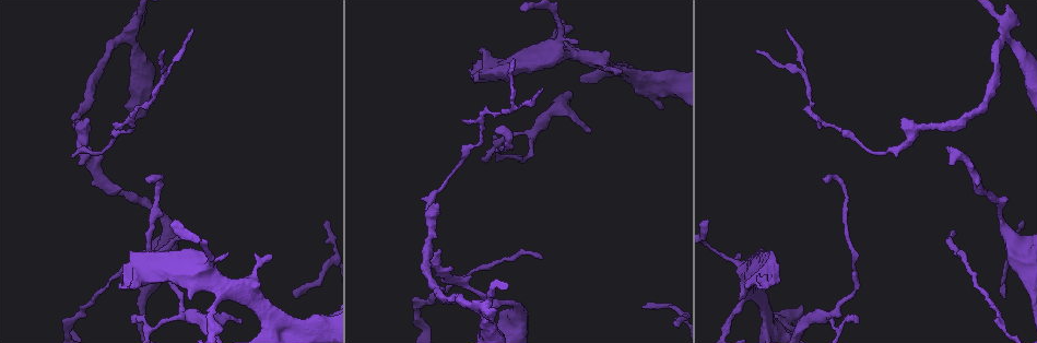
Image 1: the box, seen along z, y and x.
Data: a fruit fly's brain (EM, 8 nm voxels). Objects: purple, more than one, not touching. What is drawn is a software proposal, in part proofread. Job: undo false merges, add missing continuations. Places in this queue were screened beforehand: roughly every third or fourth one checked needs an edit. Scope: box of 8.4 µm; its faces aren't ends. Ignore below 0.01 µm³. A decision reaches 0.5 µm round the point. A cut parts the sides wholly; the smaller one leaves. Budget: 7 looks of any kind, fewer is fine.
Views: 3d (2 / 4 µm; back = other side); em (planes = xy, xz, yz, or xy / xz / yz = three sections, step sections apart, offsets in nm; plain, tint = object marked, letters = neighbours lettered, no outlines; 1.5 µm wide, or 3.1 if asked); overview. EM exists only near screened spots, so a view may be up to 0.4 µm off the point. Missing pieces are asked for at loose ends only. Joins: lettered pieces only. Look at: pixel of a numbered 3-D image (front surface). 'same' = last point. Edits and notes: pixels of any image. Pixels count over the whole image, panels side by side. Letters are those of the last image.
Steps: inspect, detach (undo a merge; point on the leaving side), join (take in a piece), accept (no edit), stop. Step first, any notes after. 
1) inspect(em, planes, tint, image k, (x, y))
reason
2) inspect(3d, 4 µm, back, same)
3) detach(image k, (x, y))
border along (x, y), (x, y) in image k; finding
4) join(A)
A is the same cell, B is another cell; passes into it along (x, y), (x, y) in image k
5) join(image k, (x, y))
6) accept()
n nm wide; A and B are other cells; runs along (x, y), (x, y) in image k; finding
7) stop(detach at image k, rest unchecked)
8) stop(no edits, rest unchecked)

inspect(em, yz, step 4, tint, image 1, (808, 76))

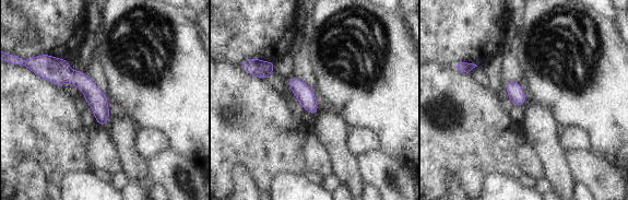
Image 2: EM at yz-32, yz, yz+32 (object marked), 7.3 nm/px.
inspect(em, planes, letters, same)
cut it another way

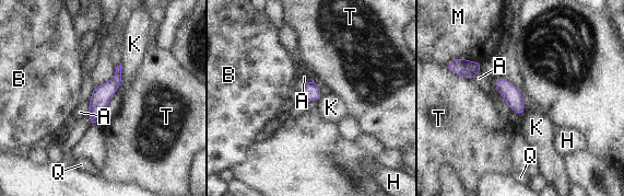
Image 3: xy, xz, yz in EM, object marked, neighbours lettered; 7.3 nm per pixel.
accept()
M touches over 180 nm; A, B, H, K, M, Q and T are other cells; runs along (118, 70), (92, 122) in image 3; one cell here

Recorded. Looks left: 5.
inspect(em, xz, step 4, letters, image 1, (1004, 295))
an open end

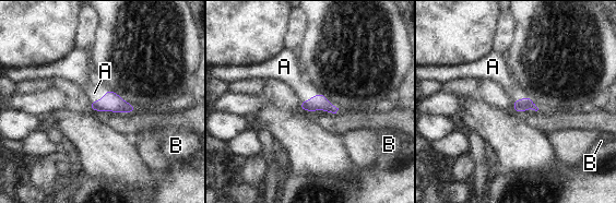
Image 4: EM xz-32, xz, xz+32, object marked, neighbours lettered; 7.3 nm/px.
join(A)
A is the same cell, B is another cell; passes into it along (111, 102), (98, 100), (94, 93) in image 4; the cell continues

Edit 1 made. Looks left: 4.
inspect(em, planes, letters, image 1, (998, 213))
sudden change in width

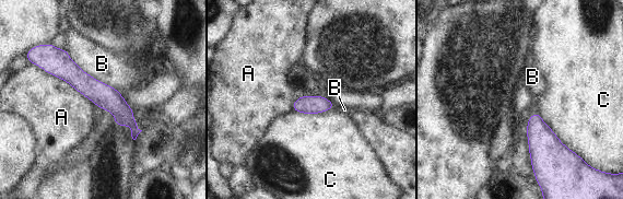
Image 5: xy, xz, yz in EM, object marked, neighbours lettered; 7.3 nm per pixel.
accept()
B touches over 550 nm; A, B and C are other cells; all the same cell

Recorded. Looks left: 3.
stop(join at image 4, rest unchecked)

